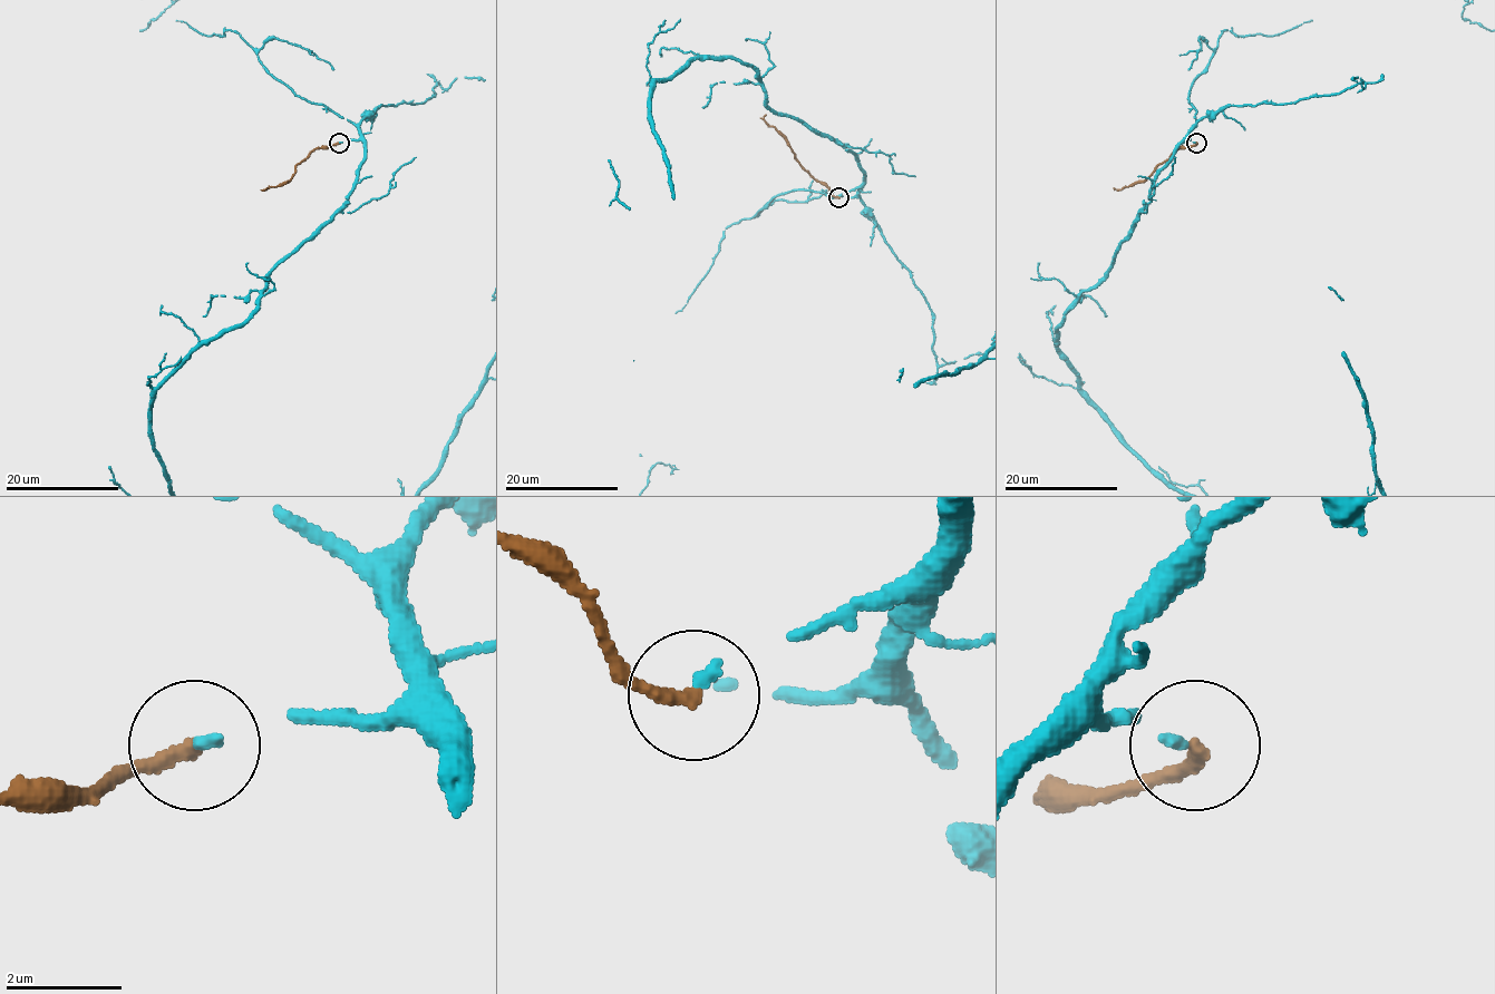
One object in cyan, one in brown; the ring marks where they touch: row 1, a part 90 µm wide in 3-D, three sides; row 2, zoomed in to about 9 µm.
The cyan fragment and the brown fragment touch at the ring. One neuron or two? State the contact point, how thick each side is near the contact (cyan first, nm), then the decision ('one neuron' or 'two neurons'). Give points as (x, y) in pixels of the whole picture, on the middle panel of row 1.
(838, 197) | 160/240 nm | one neuron

